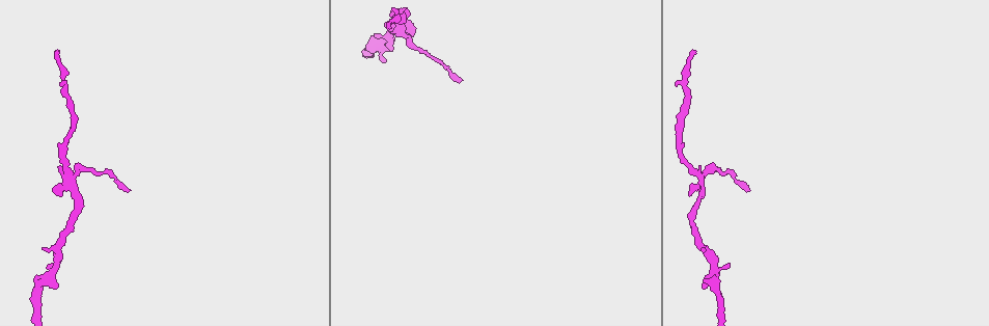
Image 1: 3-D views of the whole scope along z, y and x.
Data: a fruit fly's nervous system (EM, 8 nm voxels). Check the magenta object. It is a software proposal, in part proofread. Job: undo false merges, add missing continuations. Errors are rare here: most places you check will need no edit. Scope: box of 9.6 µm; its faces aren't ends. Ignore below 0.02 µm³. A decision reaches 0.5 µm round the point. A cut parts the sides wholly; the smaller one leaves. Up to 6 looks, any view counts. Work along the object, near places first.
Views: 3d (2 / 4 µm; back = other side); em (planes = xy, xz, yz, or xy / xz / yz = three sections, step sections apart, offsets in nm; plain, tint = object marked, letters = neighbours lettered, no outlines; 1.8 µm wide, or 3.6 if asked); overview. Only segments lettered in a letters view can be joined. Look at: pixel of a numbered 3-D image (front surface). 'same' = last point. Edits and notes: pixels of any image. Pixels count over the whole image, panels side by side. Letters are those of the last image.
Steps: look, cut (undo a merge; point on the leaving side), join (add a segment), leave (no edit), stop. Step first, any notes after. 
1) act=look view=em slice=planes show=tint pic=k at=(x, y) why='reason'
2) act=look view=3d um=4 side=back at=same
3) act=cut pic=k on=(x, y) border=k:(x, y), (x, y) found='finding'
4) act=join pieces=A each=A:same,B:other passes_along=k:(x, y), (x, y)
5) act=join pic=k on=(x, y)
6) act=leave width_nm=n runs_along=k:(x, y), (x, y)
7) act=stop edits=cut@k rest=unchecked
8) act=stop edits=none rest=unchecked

act=look view=em slice=planes show=letters pic=1 at=(695, 50) why='branch stops here'

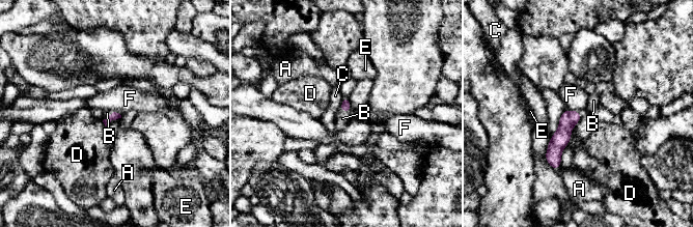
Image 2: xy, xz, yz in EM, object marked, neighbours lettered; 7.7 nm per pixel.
act=join pieces=B each=A:other,B:same,C:other,D:other,E:other,F:other passes_along=2:(345, 106), (343, 111), (342, 118) found='it goes on there'

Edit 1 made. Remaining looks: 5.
act=look view=3d um=2 pic=1 at=(128, 189) why='branch stops here'

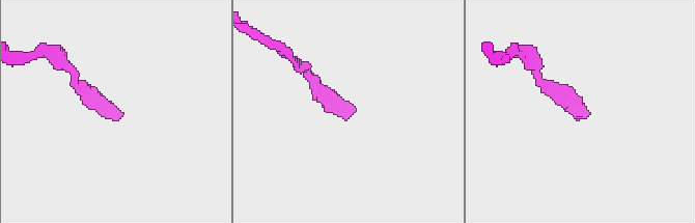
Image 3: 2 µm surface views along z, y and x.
act=look view=em slice=yz step=4 show=tint pic=3 at=(351, 104)

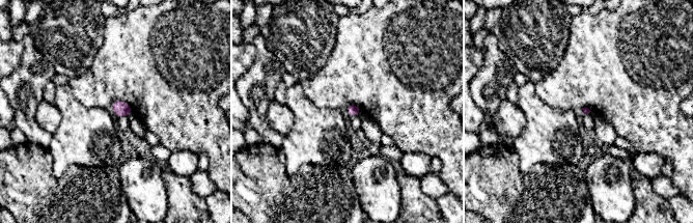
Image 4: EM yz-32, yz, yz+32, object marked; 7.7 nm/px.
act=look view=em slice=yz step=4 show=letters at=same why='see the neighbours'

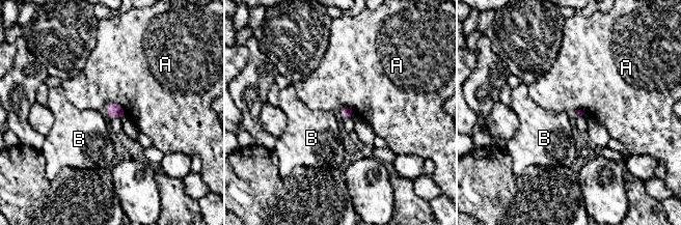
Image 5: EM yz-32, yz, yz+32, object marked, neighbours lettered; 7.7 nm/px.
act=leave each=A:other,B:other border=5:(103, 107), (117, 103), (126, 112) found='no lettered segment goes on from it'

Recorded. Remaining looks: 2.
act=look view=em slice=planes show=letters pic=1 at=(702, 285) why='thin end'

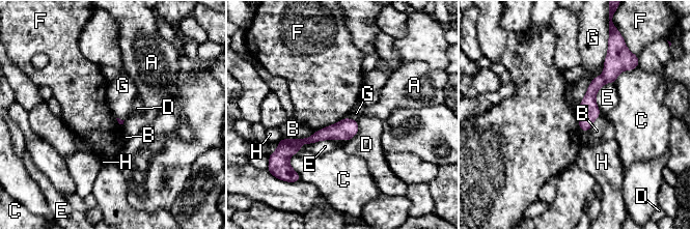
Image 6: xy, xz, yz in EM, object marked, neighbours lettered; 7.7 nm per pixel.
act=leave each=A:other,B:other,C:other,D:other,E:other,F:other,G:other,H:other runs_along=6:(355, 122), (286, 142) found='none of them fits'

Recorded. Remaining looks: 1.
act=stop edits=join@2 rest=unchecked

